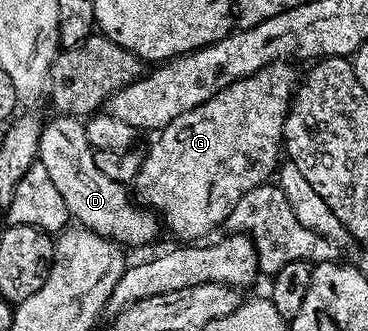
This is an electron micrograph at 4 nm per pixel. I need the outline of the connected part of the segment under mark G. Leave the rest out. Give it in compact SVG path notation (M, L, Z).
M290 62L269 64L256 74L232 82L220 90L208 102L200 102L188 114L180 114L167 128L161 129L150 148L150 153L142 156L138 176L132 188L138 191L137 199L147 209L153 210L179 236L182 242L198 242L201 236L218 228L226 219L234 216L234 208L247 199L255 190L261 189L266 179L279 167L278 152L283 151L282 131L286 125L286 115L290 113L290 102L294 99L299 73L294 73L295 65Z

